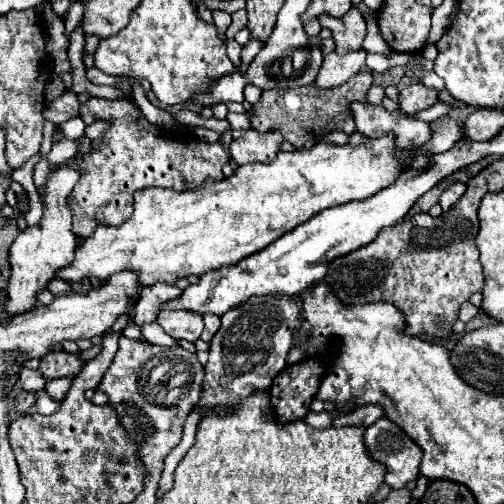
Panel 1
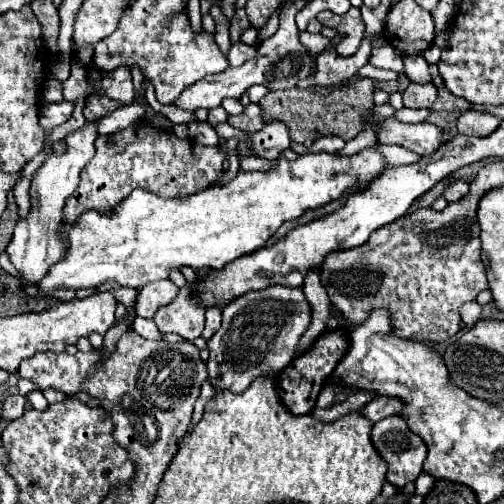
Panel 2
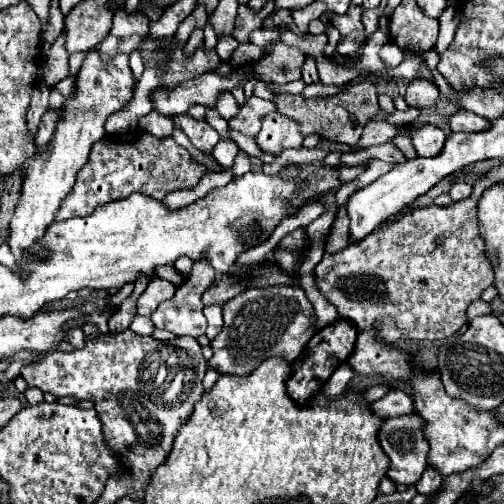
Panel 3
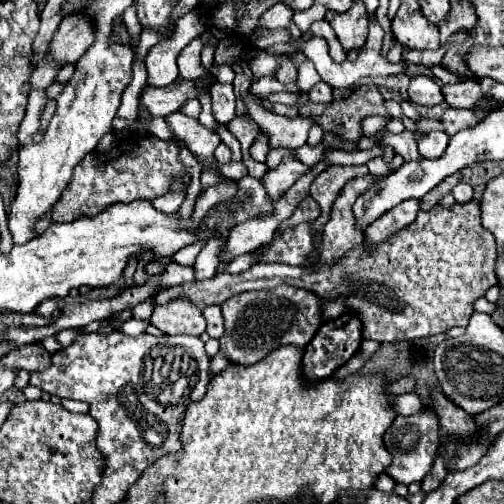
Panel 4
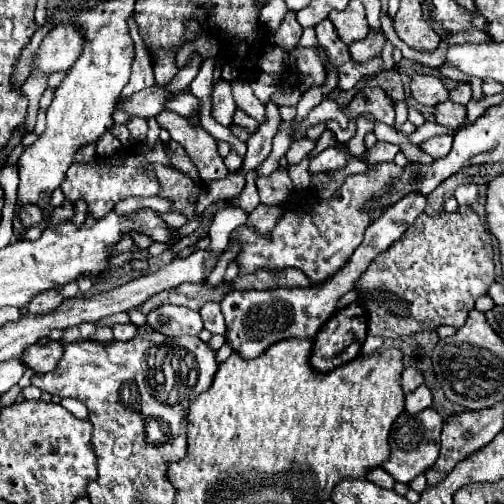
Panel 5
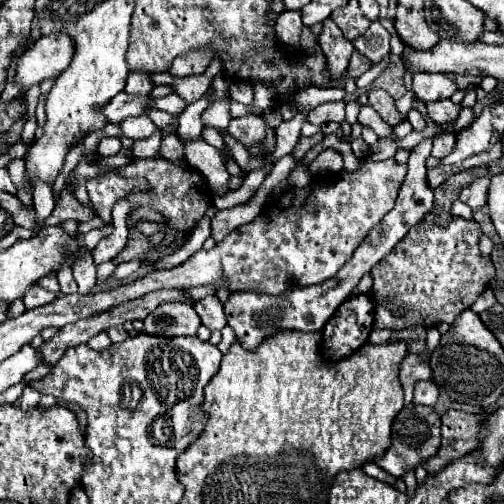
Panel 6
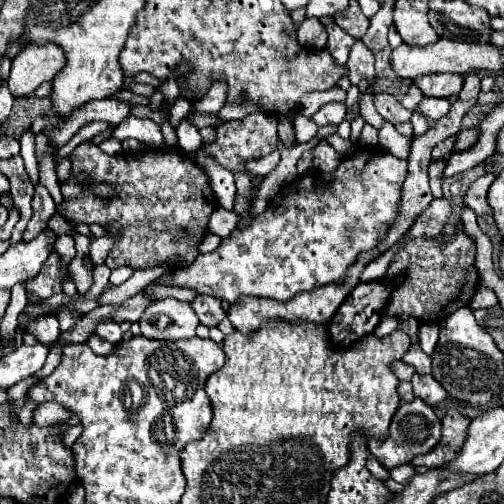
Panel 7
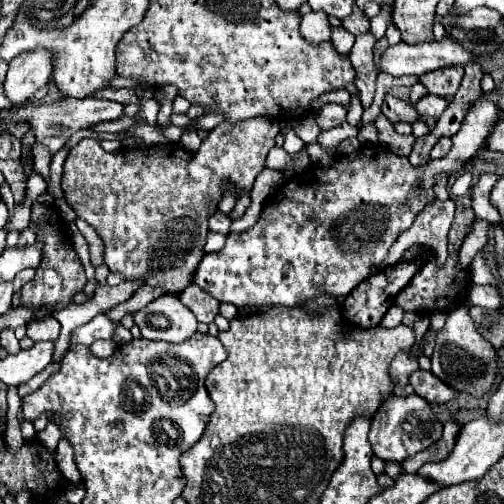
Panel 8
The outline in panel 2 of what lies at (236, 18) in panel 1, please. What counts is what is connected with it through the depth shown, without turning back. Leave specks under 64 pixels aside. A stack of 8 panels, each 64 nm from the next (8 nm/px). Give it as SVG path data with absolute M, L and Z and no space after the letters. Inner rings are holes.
M236 12L234 18L232 18L232 24L230 24L230 40L232 42L240 42L240 36L244 30L252 28L246 12Z

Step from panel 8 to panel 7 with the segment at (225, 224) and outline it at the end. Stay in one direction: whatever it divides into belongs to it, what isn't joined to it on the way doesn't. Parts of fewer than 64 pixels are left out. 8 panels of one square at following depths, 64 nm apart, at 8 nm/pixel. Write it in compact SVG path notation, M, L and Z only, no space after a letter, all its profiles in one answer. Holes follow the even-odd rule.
M216 208L214 214L210 216L210 224L208 224L208 230L220 238L226 238L238 224L240 216L234 214L234 212L226 212L224 208Z

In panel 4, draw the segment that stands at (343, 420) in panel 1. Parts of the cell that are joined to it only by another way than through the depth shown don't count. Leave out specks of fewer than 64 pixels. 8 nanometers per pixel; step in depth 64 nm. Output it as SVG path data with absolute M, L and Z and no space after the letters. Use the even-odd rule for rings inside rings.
M408 392L408 394L400 394L394 400L394 408L398 414L402 416L410 416L410 414L418 414L420 410L426 408L426 402L422 400L420 394L416 392Z

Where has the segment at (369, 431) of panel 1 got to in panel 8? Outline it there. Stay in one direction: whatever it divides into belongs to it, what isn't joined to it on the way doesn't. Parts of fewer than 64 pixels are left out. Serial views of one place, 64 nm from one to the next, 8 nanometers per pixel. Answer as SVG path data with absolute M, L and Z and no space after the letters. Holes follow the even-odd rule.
M392 394L384 400L384 406L380 408L380 416L374 416L368 440L378 458L402 462L408 456L426 450L440 436L442 436L442 424L436 420L430 404L424 398L420 398L418 394L408 394L408 396Z

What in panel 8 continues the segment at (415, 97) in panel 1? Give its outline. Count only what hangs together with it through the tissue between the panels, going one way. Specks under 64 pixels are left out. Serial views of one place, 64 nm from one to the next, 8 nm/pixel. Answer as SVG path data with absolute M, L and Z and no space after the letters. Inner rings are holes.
M440 68L440 72L426 72L420 76L420 82L436 96L454 96L460 86L460 76L464 68Z

